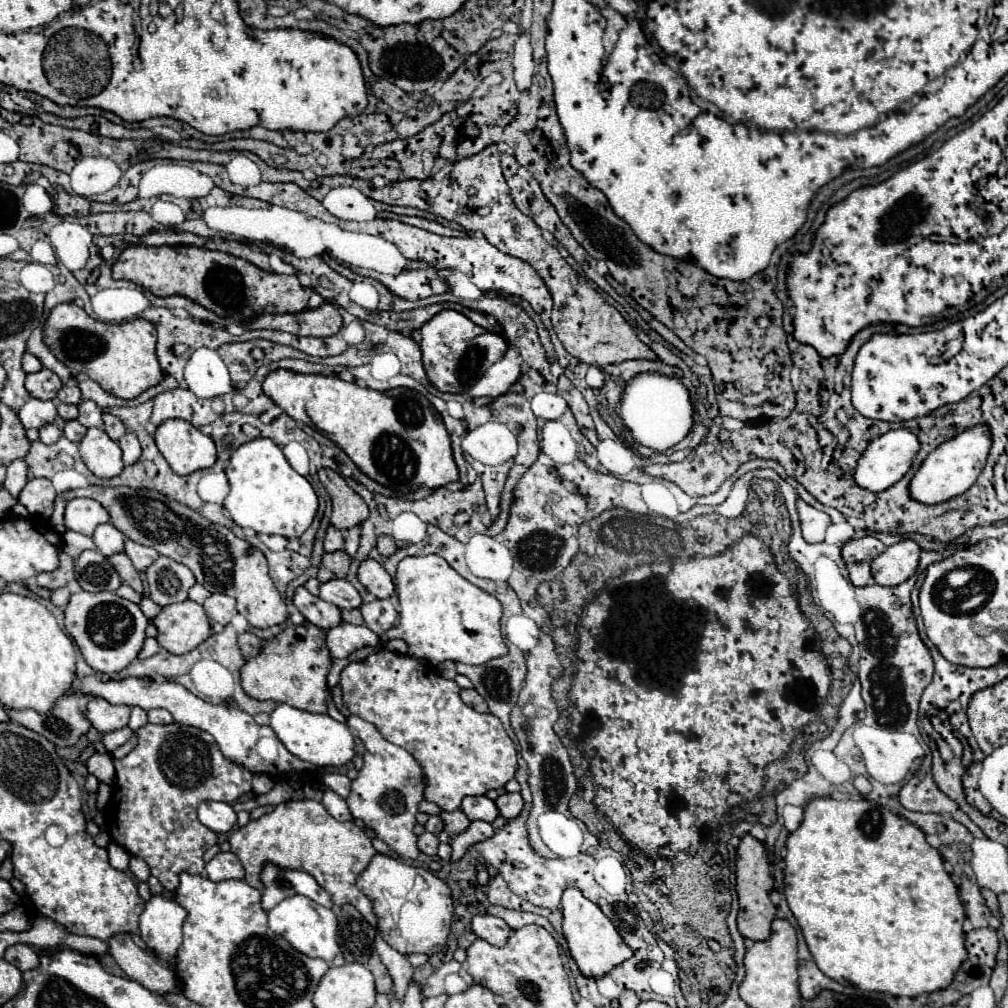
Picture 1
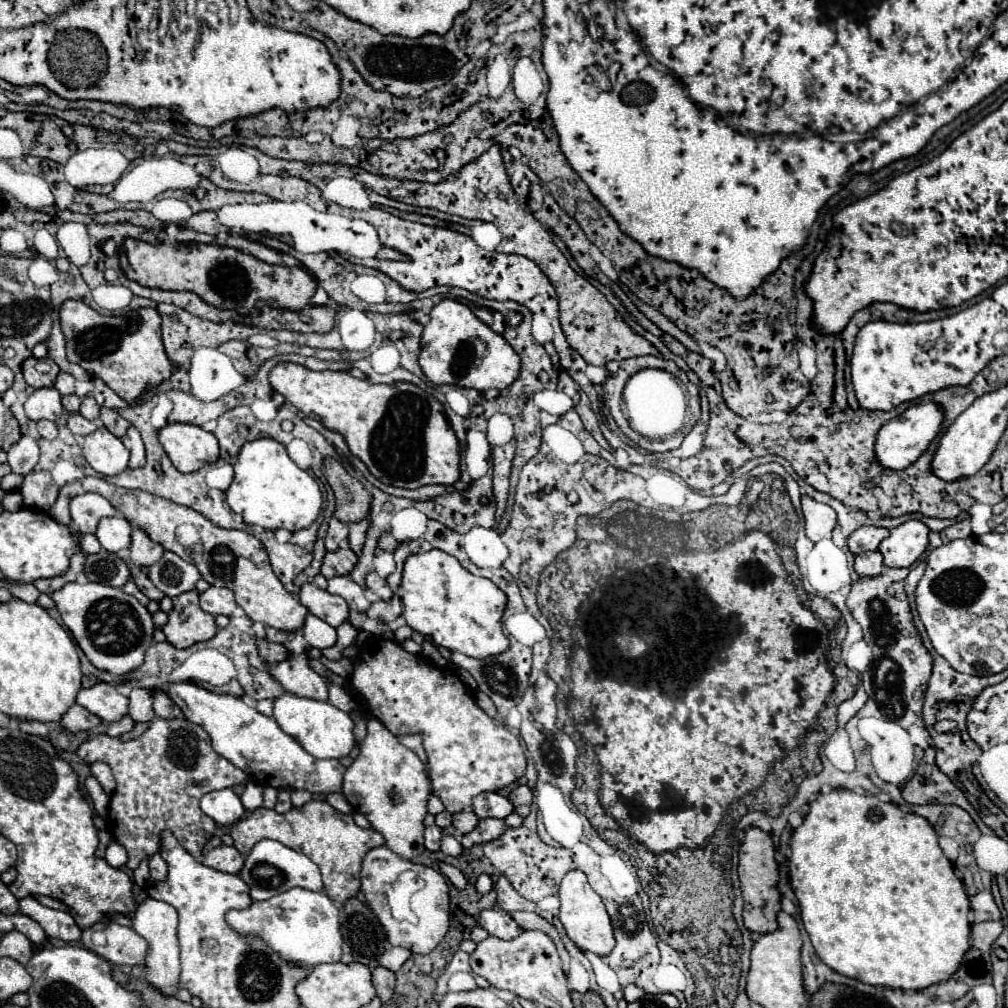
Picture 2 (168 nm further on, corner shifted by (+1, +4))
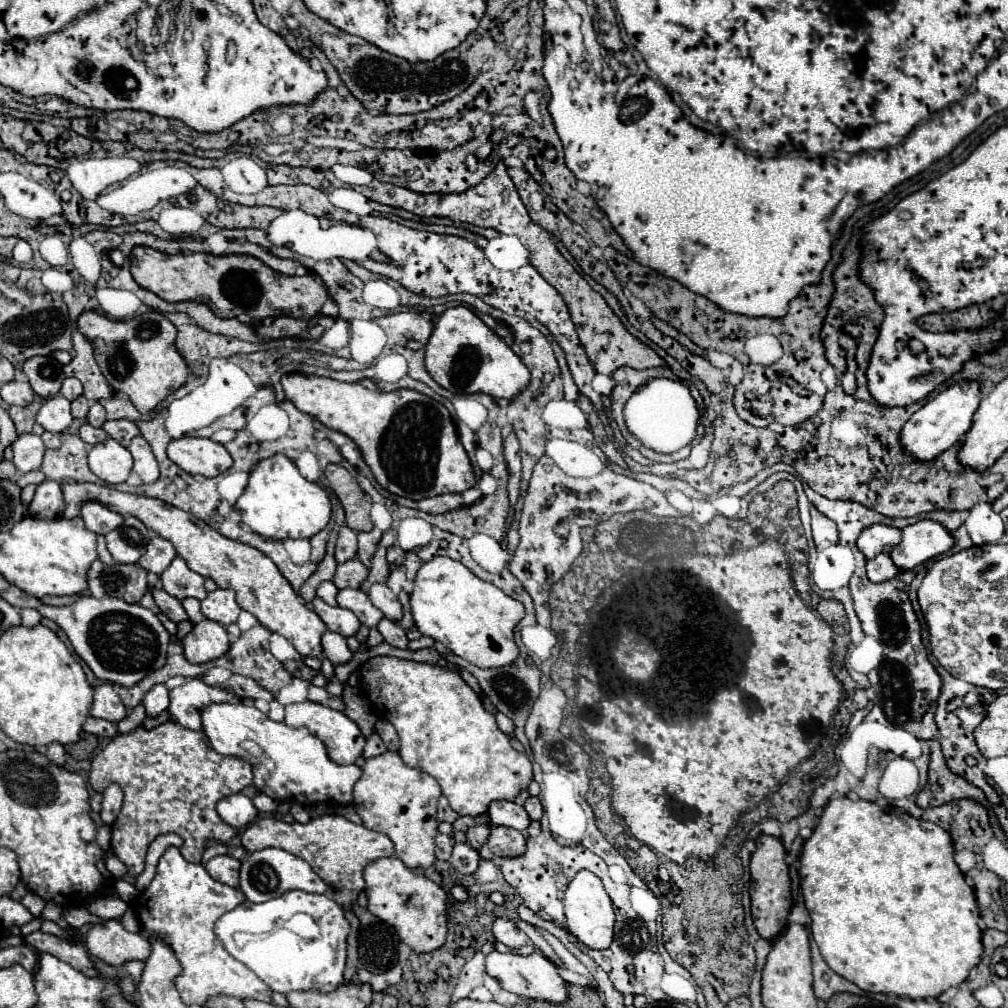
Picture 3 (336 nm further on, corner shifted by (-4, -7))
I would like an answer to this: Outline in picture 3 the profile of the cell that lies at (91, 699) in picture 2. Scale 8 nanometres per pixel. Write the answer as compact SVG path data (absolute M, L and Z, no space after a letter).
M100 684L94 688L94 702L92 702L92 710L90 716L94 718L104 718L110 722L120 722L126 716L126 706L122 704L122 700L118 698L118 694L114 692L112 684Z

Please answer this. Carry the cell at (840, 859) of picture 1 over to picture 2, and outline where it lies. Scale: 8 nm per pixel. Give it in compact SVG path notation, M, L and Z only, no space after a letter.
M847 789L831 791L825 795L817 795L815 801L809 803L809 813L803 821L801 827L797 827L791 835L791 857L789 857L789 877L791 877L791 887L795 891L795 897L799 901L801 909L801 921L805 931L809 933L809 939L815 947L815 953L821 957L825 965L829 965L833 971L857 979L867 985L881 985L881 987L891 987L891 989L915 989L921 991L933 983L947 981L959 967L963 955L969 949L969 899L965 893L963 883L957 879L953 873L951 861L943 855L941 847L937 845L937 835L933 827L919 815L905 813L901 811L895 803L883 803L875 795L857 795Z

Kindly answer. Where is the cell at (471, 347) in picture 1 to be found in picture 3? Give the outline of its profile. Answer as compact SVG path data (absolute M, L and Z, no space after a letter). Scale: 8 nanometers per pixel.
M466 306L448 308L438 318L424 350L430 376L454 394L484 392L492 398L514 398L530 382L530 370L520 356Z

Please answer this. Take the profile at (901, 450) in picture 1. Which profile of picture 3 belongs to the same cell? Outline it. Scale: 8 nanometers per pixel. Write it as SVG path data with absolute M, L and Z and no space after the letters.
M960 380L952 386L948 386L944 392L940 392L936 398L926 402L918 412L912 414L912 418L902 428L902 448L906 454L916 456L922 462L934 460L938 454L954 446L964 438L964 434L972 426L972 416L978 410L978 404L982 400L980 382L978 380Z

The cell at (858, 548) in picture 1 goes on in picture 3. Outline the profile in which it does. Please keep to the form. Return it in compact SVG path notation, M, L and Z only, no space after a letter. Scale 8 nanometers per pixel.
M872 524L870 528L864 528L860 532L858 548L870 560L880 552L890 552L894 546L900 544L900 540L902 540L902 532L898 528L888 524Z

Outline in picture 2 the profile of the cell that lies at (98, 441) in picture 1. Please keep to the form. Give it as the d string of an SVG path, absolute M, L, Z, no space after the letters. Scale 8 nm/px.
M99 427L97 431L85 435L83 455L87 463L99 471L101 475L117 475L127 469L129 451L107 427Z

